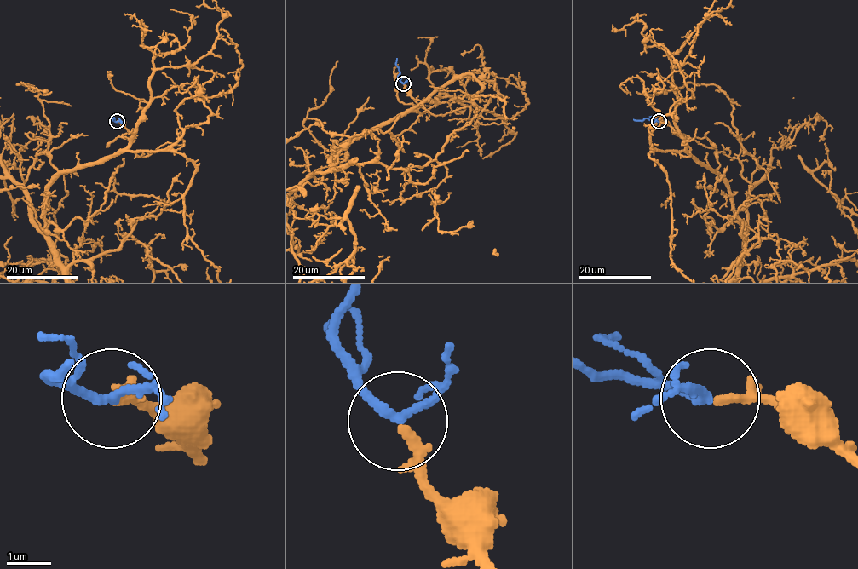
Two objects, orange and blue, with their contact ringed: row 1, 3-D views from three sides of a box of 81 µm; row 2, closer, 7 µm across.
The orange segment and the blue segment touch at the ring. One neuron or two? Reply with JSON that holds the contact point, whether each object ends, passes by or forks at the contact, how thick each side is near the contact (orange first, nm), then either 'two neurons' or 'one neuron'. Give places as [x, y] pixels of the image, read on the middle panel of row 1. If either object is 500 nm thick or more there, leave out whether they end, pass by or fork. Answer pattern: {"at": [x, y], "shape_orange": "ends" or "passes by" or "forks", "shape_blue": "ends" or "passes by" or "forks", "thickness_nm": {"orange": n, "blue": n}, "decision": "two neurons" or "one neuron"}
{"at": [403, 83], "shape_orange": "passes by", "shape_blue": "passes by", "thickness_nm": {"orange": 150, "blue": 190}, "decision": "one neuron"}

